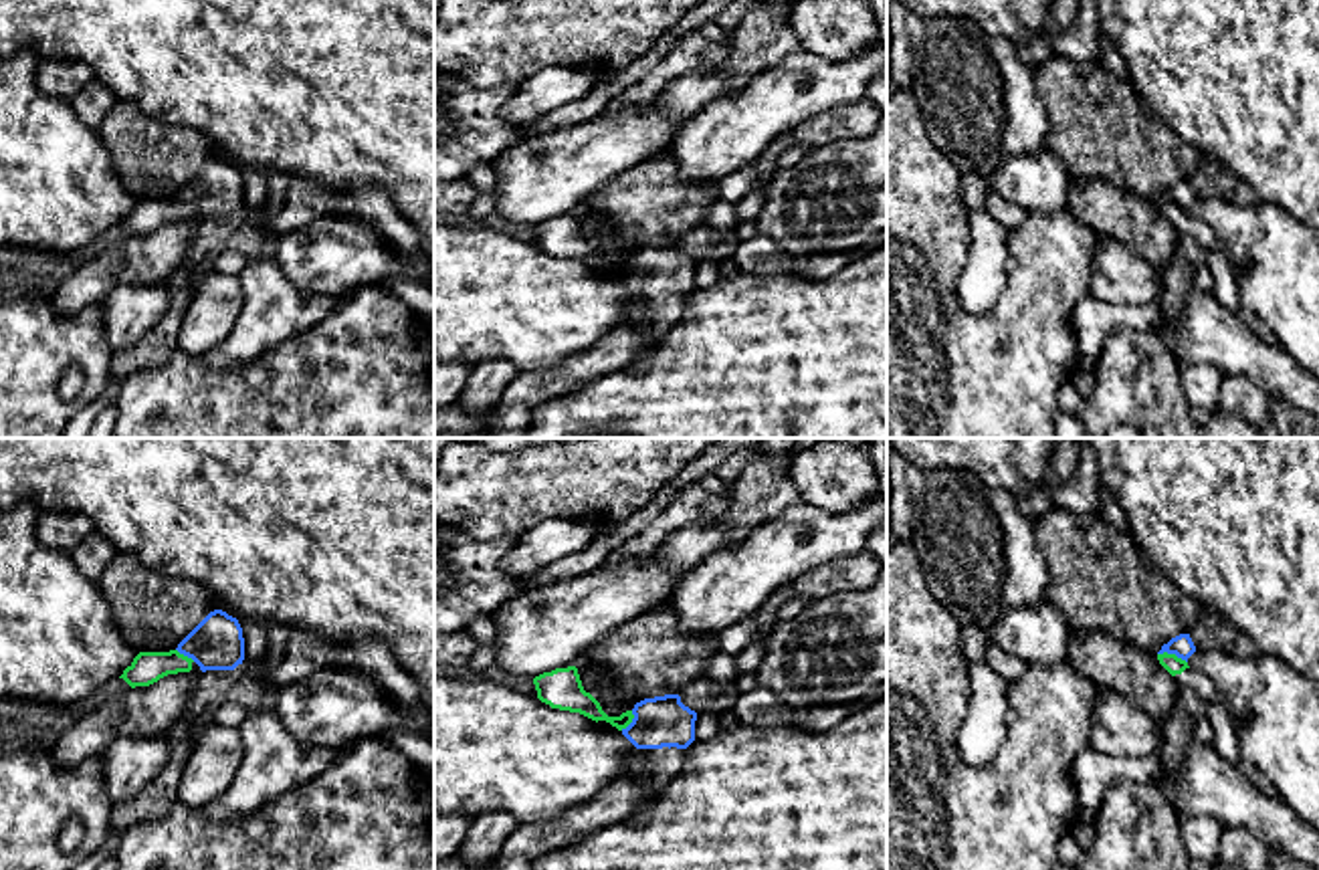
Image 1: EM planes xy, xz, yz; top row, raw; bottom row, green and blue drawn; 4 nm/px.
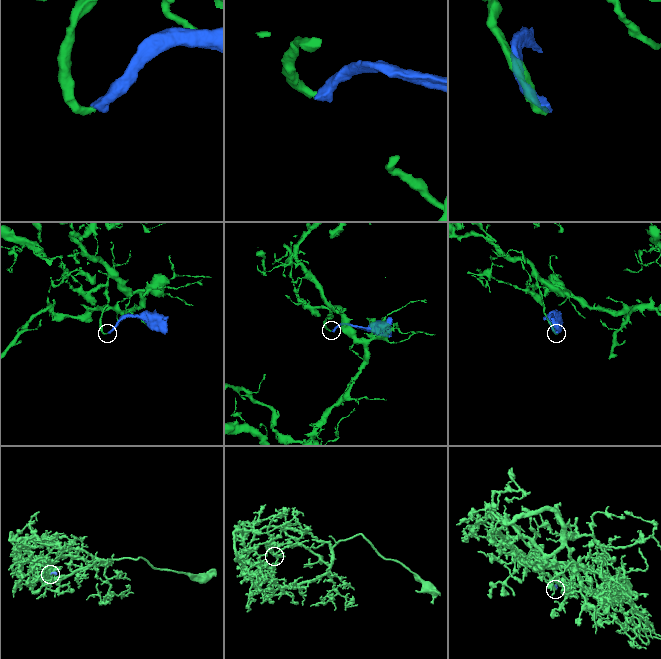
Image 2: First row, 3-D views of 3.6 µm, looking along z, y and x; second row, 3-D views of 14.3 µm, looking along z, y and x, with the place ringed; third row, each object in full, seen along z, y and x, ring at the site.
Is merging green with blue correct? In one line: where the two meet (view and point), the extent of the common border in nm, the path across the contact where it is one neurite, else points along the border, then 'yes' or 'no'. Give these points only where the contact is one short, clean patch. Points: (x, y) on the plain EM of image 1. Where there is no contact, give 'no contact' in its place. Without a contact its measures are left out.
yz (1172, 202) | 130 nm | along yz (1158, 200), (1174, 200), (1186, 210) | no

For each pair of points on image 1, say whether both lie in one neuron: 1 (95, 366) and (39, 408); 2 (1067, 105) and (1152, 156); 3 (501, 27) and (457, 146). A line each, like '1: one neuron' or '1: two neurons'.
1: one neuron
2: one neuron
3: two neurons

